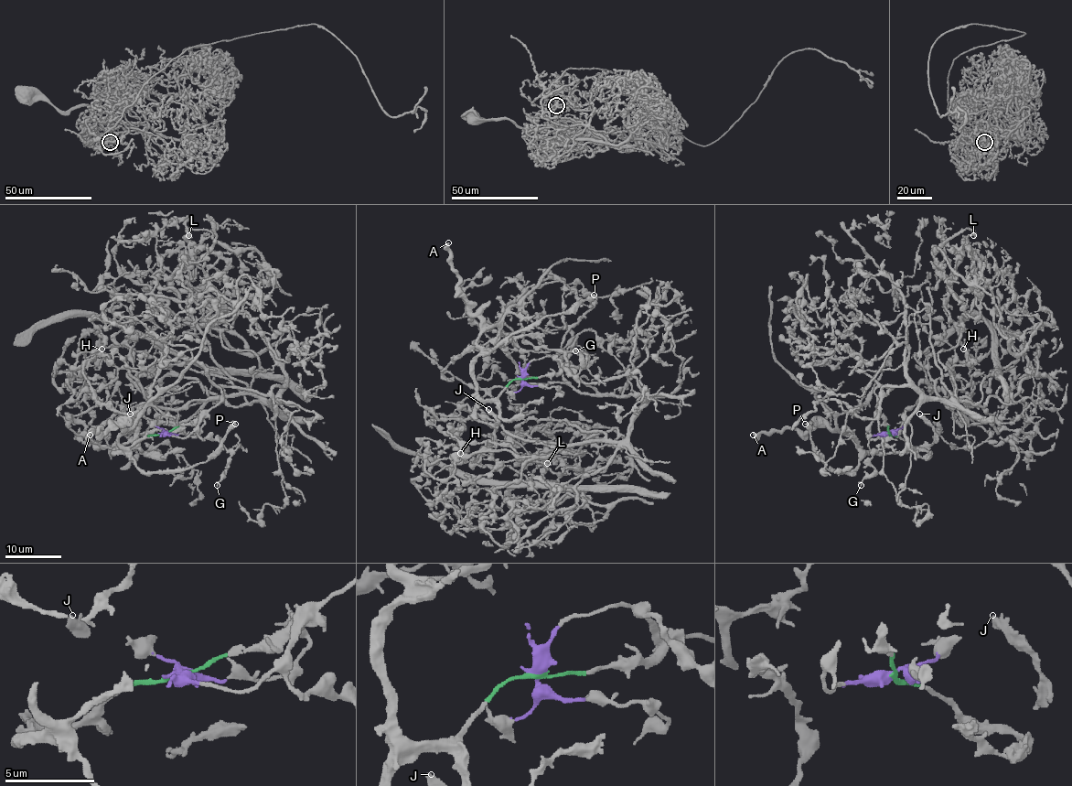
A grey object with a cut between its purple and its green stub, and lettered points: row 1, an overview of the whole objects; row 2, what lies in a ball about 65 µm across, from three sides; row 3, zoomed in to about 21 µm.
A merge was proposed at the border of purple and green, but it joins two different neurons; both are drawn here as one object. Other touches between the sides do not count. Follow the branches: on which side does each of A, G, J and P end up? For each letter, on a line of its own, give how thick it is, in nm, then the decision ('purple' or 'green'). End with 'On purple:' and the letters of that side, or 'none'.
A: 400 nm thick; green
G: 220 nm thick; purple
J: 440 nm thick; green
P: 420 nm thick; green
On purple: G

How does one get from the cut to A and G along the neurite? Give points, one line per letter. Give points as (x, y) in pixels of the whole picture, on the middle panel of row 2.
A: (521, 379), (495, 398), (479, 395), (474, 359), (480, 352), (480, 324), (458, 285), (448, 242)
G: (521, 379), (521, 371), (532, 360), (551, 356), (572, 374), (577, 374), (589, 360), (584, 363), (574, 350)

